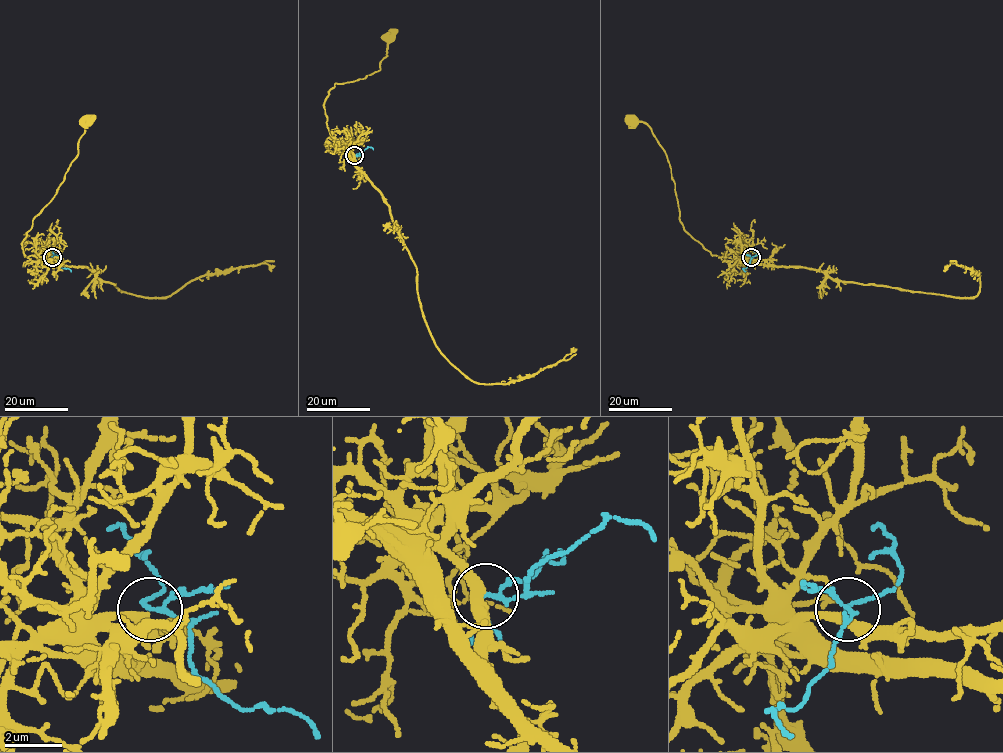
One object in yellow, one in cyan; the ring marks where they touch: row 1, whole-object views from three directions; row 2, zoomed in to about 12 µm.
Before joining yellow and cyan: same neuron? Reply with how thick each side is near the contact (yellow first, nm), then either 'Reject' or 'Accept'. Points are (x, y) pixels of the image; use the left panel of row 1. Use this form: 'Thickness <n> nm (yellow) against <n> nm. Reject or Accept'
Thickness 360 nm (yellow) against 120 nm. Accept

